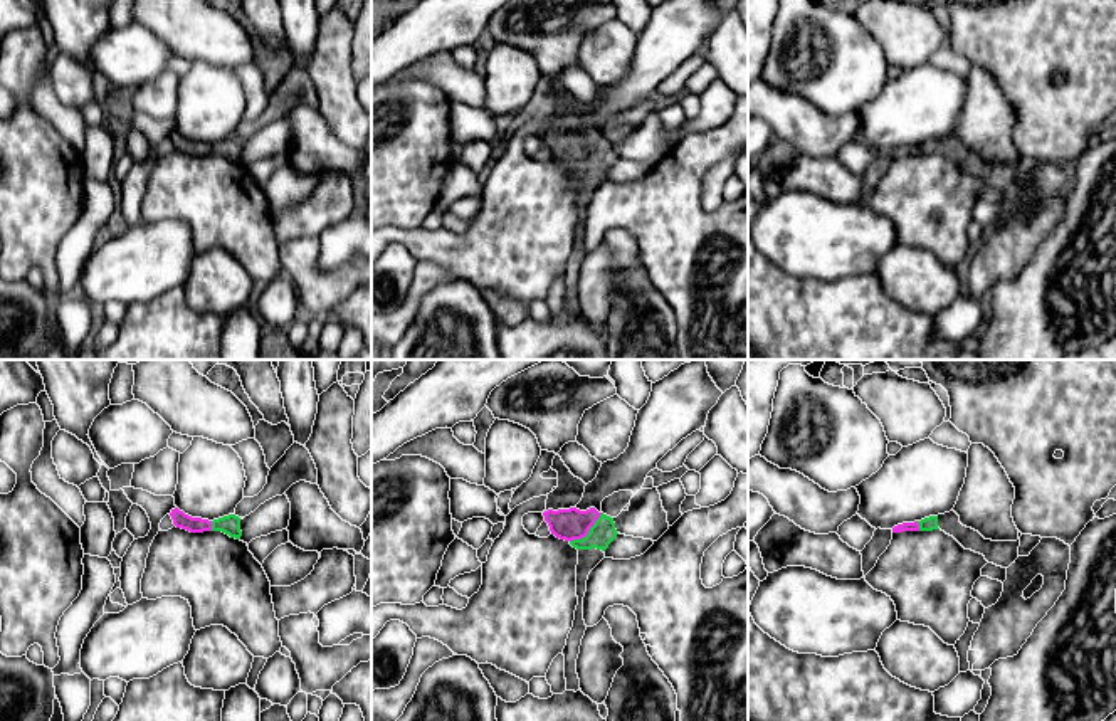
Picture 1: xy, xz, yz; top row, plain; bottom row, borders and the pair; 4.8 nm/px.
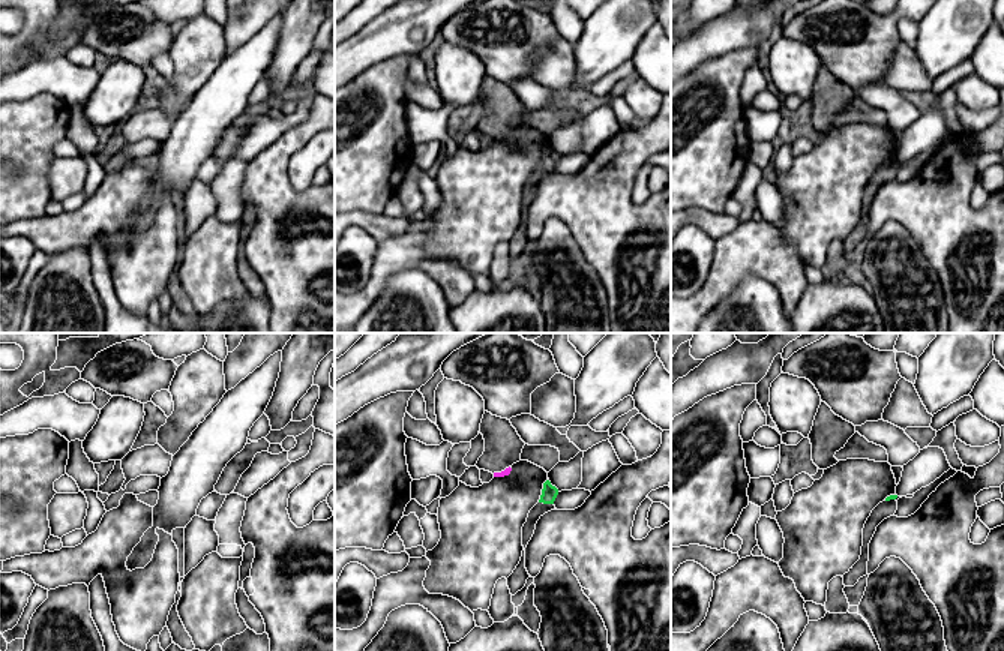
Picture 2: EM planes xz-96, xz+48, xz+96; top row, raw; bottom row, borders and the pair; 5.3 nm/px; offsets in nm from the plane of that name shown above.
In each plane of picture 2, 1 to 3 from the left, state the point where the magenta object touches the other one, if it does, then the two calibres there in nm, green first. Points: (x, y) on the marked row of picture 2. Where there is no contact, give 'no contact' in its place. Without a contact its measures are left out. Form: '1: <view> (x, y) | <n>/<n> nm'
1: no contact
2: no contact
3: no contact

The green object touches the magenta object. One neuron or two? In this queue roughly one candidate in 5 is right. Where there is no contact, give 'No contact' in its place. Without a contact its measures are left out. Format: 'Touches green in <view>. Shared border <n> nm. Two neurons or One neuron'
Touches green in xz. Shared border 220 nm. One neuron

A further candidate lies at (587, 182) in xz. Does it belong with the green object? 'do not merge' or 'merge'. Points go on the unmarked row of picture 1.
merge

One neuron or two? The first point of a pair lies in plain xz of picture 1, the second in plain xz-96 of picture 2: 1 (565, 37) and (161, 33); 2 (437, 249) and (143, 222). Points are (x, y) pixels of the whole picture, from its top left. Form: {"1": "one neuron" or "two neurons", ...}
{"1": "one neuron", "2": "two neurons"}

